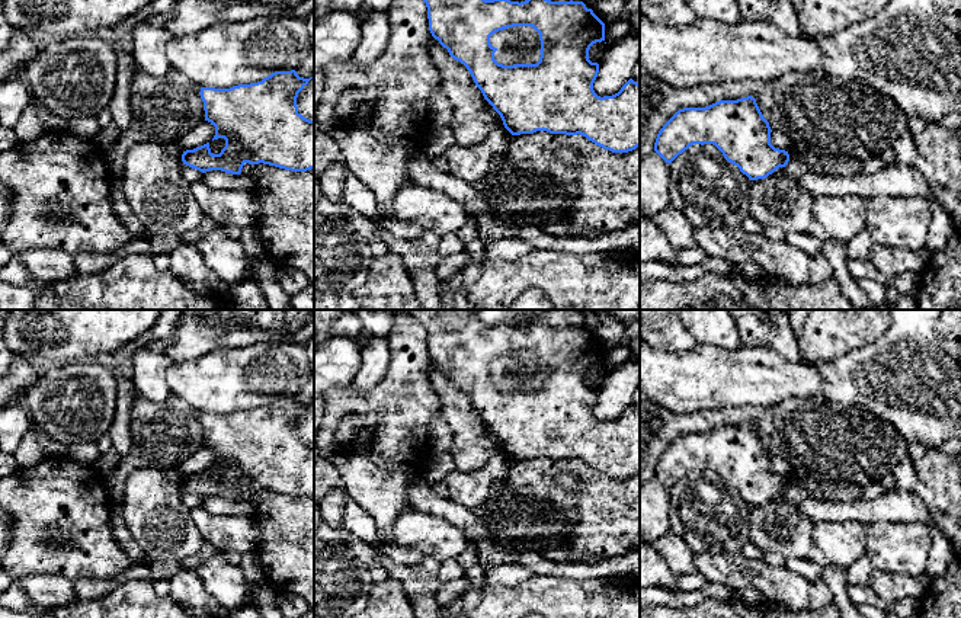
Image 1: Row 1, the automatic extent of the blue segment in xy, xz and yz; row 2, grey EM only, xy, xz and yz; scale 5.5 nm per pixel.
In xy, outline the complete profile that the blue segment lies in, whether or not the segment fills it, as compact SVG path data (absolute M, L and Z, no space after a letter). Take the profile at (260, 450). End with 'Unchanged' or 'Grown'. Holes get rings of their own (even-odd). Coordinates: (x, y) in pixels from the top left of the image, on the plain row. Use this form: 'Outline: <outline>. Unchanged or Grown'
Outline: M275 397L262 407L238 410L230 414L201 413L205 446L215 452L212 464L224 464L225 473L220 480L212 480L209 468L186 475L182 480L183 490L202 499L221 496L240 500L246 489L269 490L291 497L314 494L314 446L298 438L298 419L314 404L304 404L291 397Z. Unchanged

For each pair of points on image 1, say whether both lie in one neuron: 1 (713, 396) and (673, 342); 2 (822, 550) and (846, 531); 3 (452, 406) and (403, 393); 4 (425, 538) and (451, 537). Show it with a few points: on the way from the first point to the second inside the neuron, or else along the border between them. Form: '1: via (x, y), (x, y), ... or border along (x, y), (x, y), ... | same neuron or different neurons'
1: border along (695, 343), (684, 352), (654, 351) | different neurons
2: via (827, 550), (841, 537) | same neuron
3: border along (428, 371), (428, 380), (439, 400), (441, 410) | different neurons
4: via (431, 537), (445, 537) | same neuron

